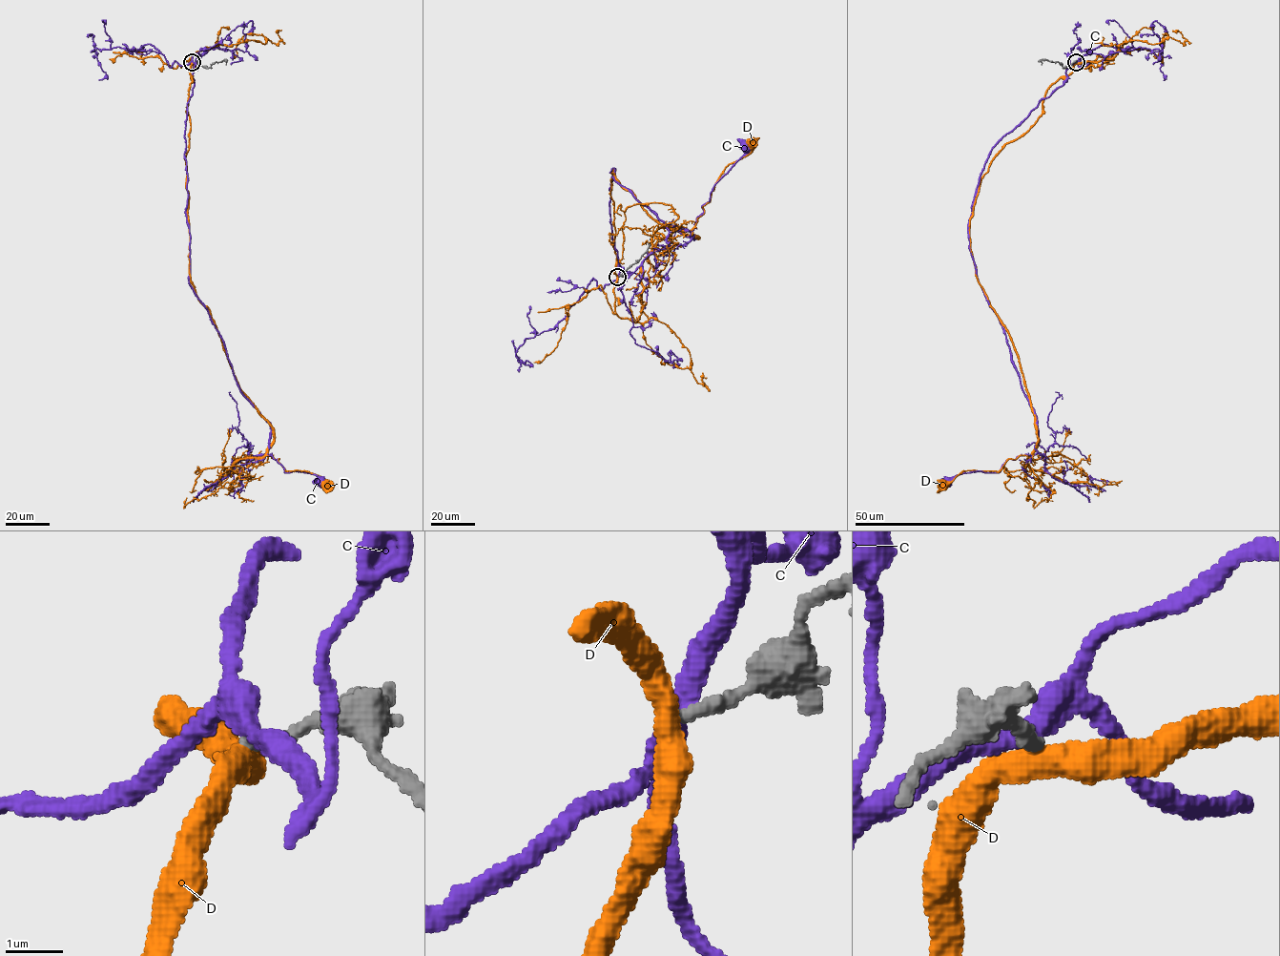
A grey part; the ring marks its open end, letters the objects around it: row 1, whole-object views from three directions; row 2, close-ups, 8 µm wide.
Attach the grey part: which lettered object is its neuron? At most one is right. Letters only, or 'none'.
none

